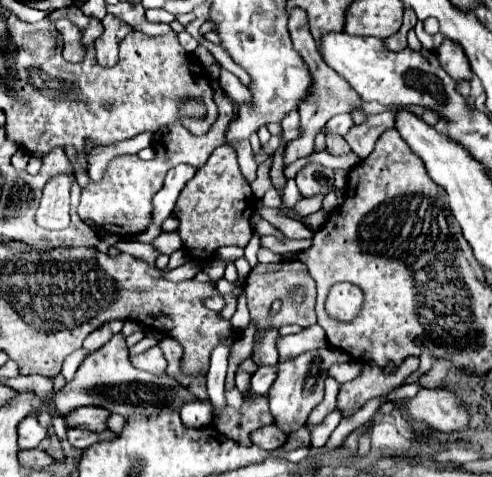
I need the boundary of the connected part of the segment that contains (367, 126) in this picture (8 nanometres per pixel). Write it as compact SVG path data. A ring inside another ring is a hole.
M390 110L380 112L376 116L368 116L368 120L362 126L352 126L348 130L348 134L344 136L344 140L350 144L352 152L364 160L372 150L374 150L374 142L380 138L380 134L388 128L394 128L394 114Z

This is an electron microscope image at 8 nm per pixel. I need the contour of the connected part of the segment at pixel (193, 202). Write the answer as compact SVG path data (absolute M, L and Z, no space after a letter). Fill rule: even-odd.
M223 145L223 153L210 156L208 162L196 170L194 178L184 186L176 202L178 234L194 260L210 260L220 246L244 248L252 236L250 218L254 214L254 194L242 176L237 154L233 147Z

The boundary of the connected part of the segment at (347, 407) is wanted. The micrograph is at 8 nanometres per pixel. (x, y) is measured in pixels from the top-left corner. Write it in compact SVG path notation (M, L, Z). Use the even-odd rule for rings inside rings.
M406 358L394 374L384 374L376 364L364 364L362 376L350 382L340 384L336 408L344 414L344 418L354 416L368 400L372 398L386 398L392 390L400 388L406 378L418 370L418 358Z

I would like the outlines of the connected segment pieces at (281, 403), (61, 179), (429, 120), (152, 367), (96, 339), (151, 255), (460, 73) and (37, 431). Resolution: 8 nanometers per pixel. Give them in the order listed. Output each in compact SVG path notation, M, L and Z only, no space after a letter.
M338 350L304 352L294 360L280 362L278 376L268 392L268 400L270 400L270 412L274 418L274 424L284 434L292 434L294 430L298 430L306 422L306 418L314 410L314 406L318 406L324 400L324 380L328 376L328 368L336 362L340 362Z
M74 170L70 174L58 174L48 180L42 192L40 208L36 210L36 224L46 230L62 230L70 224L70 186L74 180Z
M410 106L408 110L410 110L410 112L418 112L418 116L420 116L426 124L430 124L430 126L434 126L434 124L440 120L440 116L436 114L436 110L426 110L426 108L422 108L422 106Z
M152 346L152 348L148 348L146 352L142 352L138 356L130 356L130 360L136 368L148 370L152 374L162 374L166 370L166 358L164 358L164 354L158 346Z
M114 320L114 322L108 322L108 324L104 324L102 328L98 328L98 330L94 330L86 340L84 340L84 344L82 344L82 348L84 350L88 350L88 352L92 352L92 350L98 350L100 346L104 346L110 338L112 338L112 334L118 334L122 330L122 322L120 320Z
M122 240L122 252L128 252L144 262L148 262L150 266L156 266L156 258L158 258L158 250L156 246L150 246L150 244L144 244L144 242L138 242L138 240Z
M448 38L436 50L440 64L454 80L470 80L472 70L468 66L468 58L464 58L464 50L456 46L456 42L448 42Z
M26 416L18 428L18 446L20 448L36 448L46 438L46 430L38 424L34 416Z

